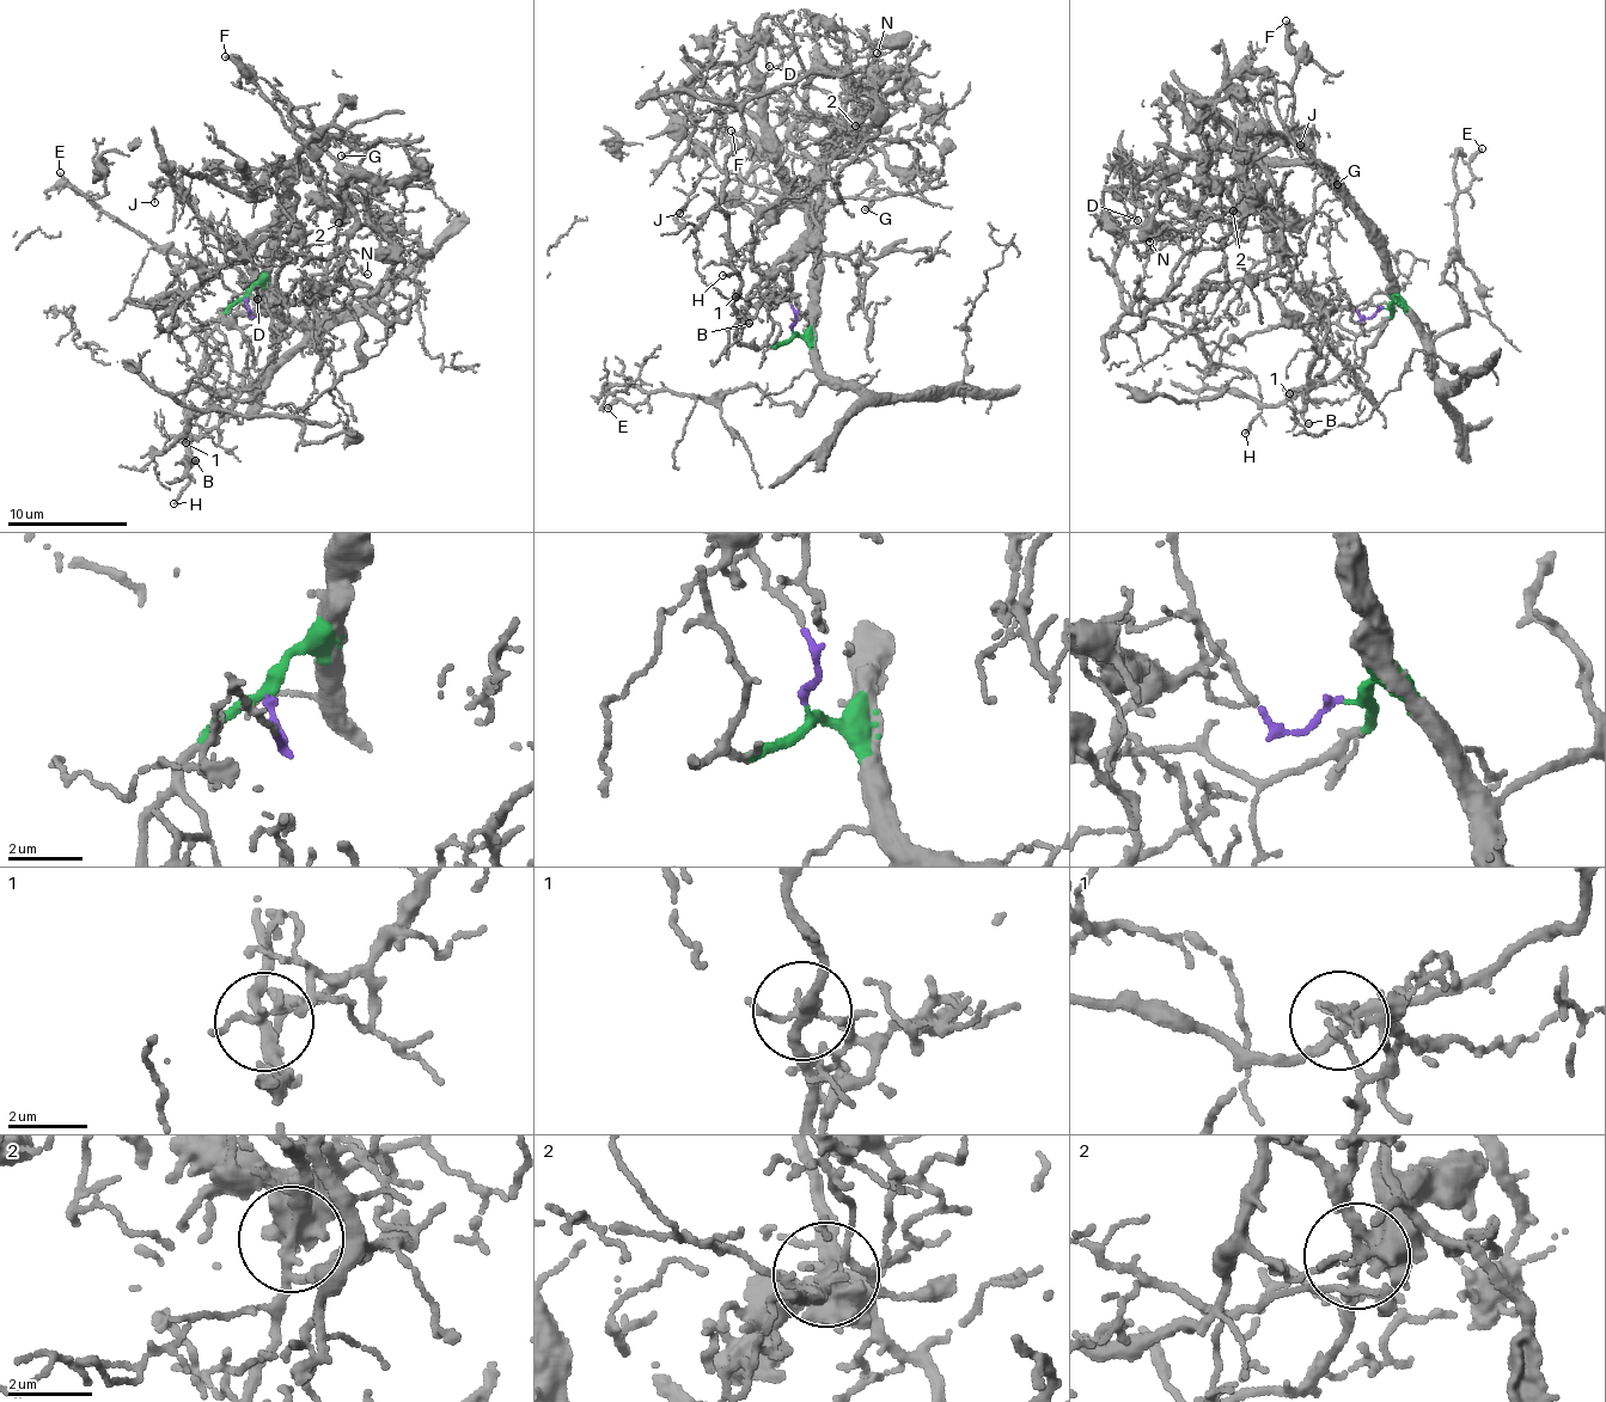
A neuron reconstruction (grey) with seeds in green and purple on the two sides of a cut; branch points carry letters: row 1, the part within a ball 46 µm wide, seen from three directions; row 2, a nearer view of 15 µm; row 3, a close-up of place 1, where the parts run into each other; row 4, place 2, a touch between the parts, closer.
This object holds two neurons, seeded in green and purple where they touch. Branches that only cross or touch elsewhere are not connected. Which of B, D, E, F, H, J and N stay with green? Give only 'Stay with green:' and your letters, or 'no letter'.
Stay with green: E, F, H

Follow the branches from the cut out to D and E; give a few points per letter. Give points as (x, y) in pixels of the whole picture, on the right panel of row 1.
D: (1380, 307), (1363, 318), (1341, 287), (1306, 305), (1306, 328), (1268, 285), (1240, 141), (1125, 171), (1139, 221)
E: (1384, 307), (1397, 304), (1432, 338), (1465, 319), (1463, 298), (1442, 275), (1455, 246), (1452, 208), (1482, 148)

